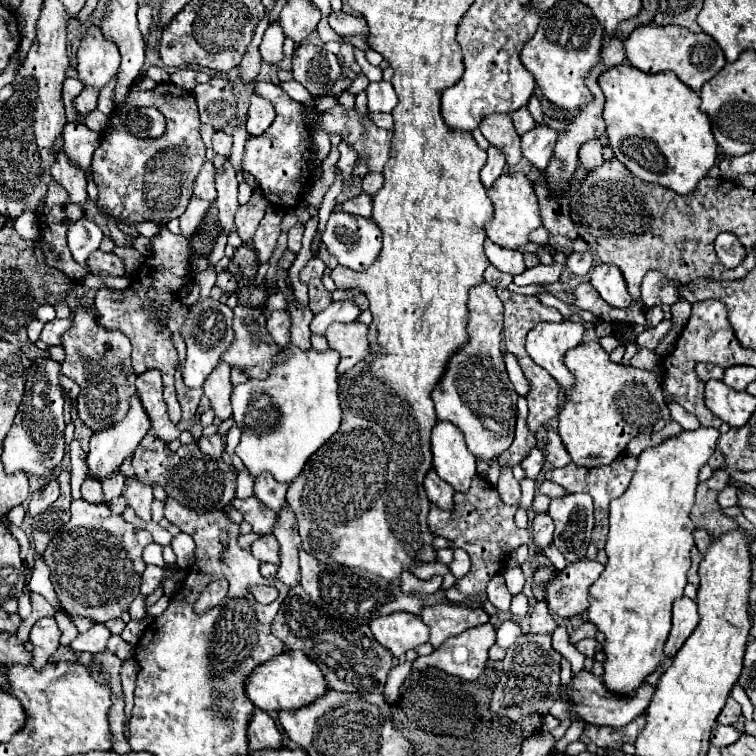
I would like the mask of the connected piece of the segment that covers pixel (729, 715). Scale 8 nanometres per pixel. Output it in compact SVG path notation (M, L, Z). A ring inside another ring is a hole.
M730 696L726 700L726 706L722 708L720 716L718 716L718 724L724 724L724 726L734 726L742 716L742 710L740 710L740 704Z

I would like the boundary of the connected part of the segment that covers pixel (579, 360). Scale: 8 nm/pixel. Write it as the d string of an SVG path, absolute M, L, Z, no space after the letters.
M584 342L572 348L564 356L564 364L576 382L558 412L558 434L576 466L606 466L626 450L626 444L636 434L652 432L658 420L662 420L662 428L668 424L670 410L656 372L610 362L608 352L598 342Z

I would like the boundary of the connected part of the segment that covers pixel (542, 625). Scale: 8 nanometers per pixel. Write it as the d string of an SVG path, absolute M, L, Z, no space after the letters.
M536 602L530 610L530 632L548 632L552 634L556 628L556 618L552 618L550 610L546 608L546 602Z

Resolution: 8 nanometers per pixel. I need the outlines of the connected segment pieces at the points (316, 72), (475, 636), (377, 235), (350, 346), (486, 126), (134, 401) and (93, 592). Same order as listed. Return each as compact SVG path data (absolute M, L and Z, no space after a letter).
M304 44L292 58L294 80L300 82L312 96L328 96L334 82L344 76L338 58L326 52L322 46Z
M490 622L468 628L462 634L444 640L444 644L430 656L416 658L414 670L436 666L464 680L476 680L488 660L486 644L490 646L494 644L494 640L496 640L496 628Z
M332 212L322 232L322 242L340 264L364 270L382 248L382 232L372 218L348 212Z
M334 322L328 326L326 330L328 344L330 348L340 352L338 374L344 374L364 358L364 354L368 352L366 332L368 326L362 322Z
M488 114L484 116L480 130L484 134L484 138L500 148L506 154L506 162L508 166L514 166L522 160L522 148L520 148L520 136L516 134L514 126L512 126L512 116L510 114Z
M134 394L134 396L130 398L130 410L128 410L128 414L124 416L124 420L112 424L112 426L106 428L106 430L100 430L100 432L94 432L94 434L92 434L92 438L90 438L90 452L88 452L88 458L86 458L90 472L92 472L98 480L108 478L112 472L118 472L118 466L120 466L130 454L134 454L136 446L140 444L140 440L146 436L148 430L150 430L150 420L148 420L148 416L146 416L146 410L144 410L144 406L142 406L138 394Z
M74 500L70 522L64 524L44 550L44 562L50 568L50 580L62 608L72 616L84 616L94 622L120 618L140 594L142 572L146 568L142 550L150 542L148 530L134 528L122 516L112 514L106 504Z

